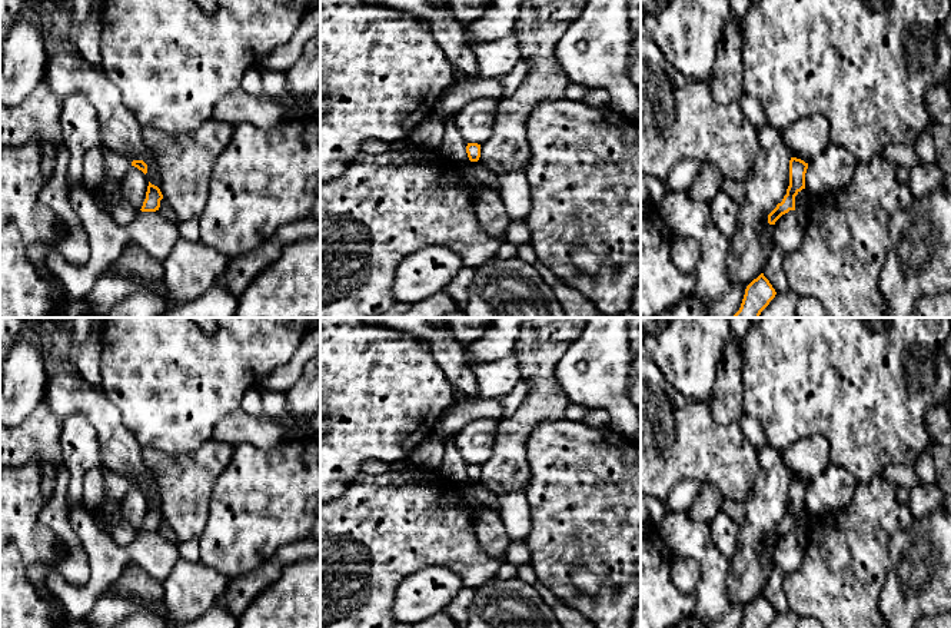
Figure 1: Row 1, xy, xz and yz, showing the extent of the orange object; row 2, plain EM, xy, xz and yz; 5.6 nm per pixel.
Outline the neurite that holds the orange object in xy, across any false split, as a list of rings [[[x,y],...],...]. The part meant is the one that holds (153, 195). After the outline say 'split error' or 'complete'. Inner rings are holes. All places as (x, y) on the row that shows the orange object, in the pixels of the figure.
[[[149,182],[146,199],[142,206],[142,212],[156,212],[160,207],[160,200],[163,199],[163,195],[160,189]]]; complete

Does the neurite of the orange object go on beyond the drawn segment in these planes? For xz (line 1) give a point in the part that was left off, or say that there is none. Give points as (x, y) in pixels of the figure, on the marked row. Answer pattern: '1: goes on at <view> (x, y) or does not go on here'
1: does not go on here

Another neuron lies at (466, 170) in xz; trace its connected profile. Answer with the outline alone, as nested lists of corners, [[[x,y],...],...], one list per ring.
[[[470,163],[460,165],[460,173],[462,173],[463,182],[468,186],[468,190],[472,193],[473,197],[476,197],[482,186],[479,185],[473,173],[472,165]]]

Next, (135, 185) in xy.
[[[132,166],[120,183],[124,205],[140,212],[147,192],[147,177],[137,167]]]

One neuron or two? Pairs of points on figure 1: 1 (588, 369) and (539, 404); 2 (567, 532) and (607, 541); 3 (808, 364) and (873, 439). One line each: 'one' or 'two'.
1: two
2: one
3: one

